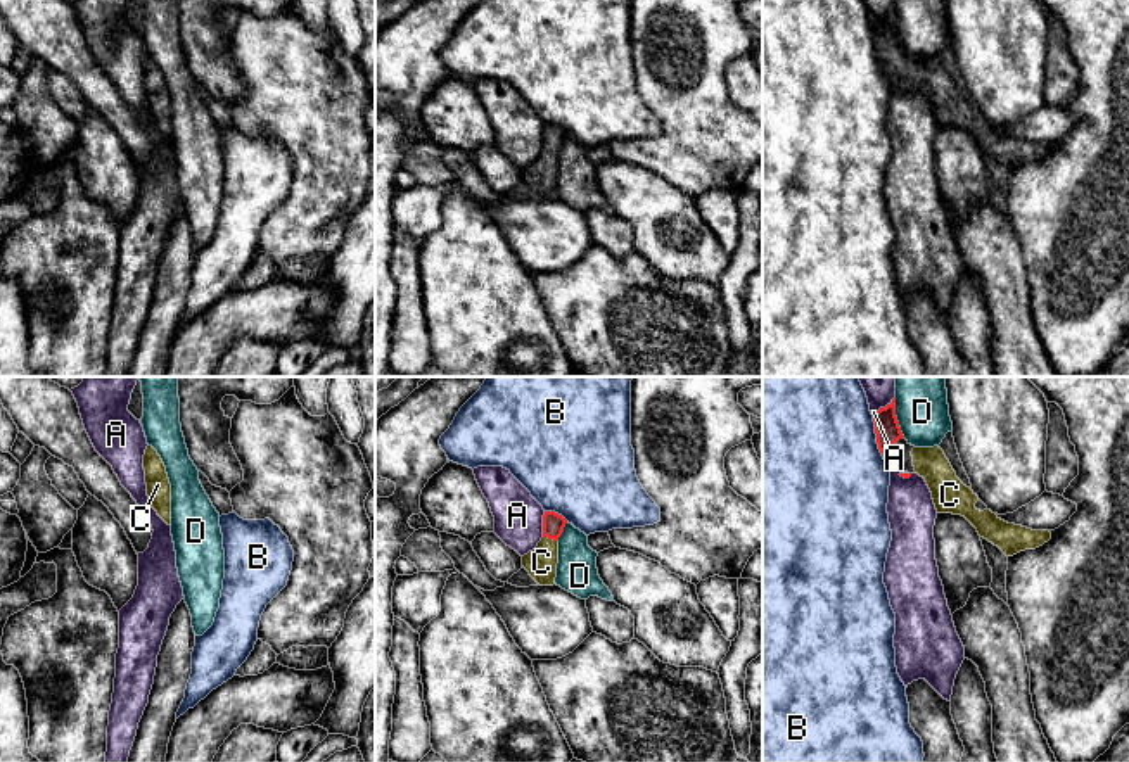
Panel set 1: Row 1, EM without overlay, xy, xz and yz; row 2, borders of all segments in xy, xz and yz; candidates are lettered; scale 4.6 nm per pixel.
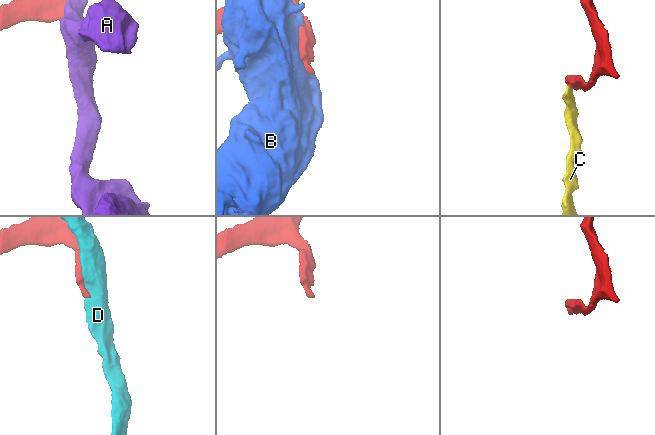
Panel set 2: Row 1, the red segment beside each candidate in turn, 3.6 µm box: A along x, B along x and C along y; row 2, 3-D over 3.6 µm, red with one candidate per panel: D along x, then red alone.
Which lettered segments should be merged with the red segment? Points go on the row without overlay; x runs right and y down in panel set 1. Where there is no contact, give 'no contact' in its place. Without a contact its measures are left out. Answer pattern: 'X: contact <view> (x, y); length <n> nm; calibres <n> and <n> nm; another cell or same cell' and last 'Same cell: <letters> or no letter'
A: contact xz (543, 137); length 120 nm; calibres 100 and 220 nm; another cell
B: contact yz (877, 49); length 180 nm; calibres 120 and 480 nm; another cell
C: contact xz (550, 151); length 80 nm; calibres 100 and 140 nm; same cell
D: contact yz (896, 30); length 190 nm; calibres 120 and 240 nm; another cell
Same cell: C

